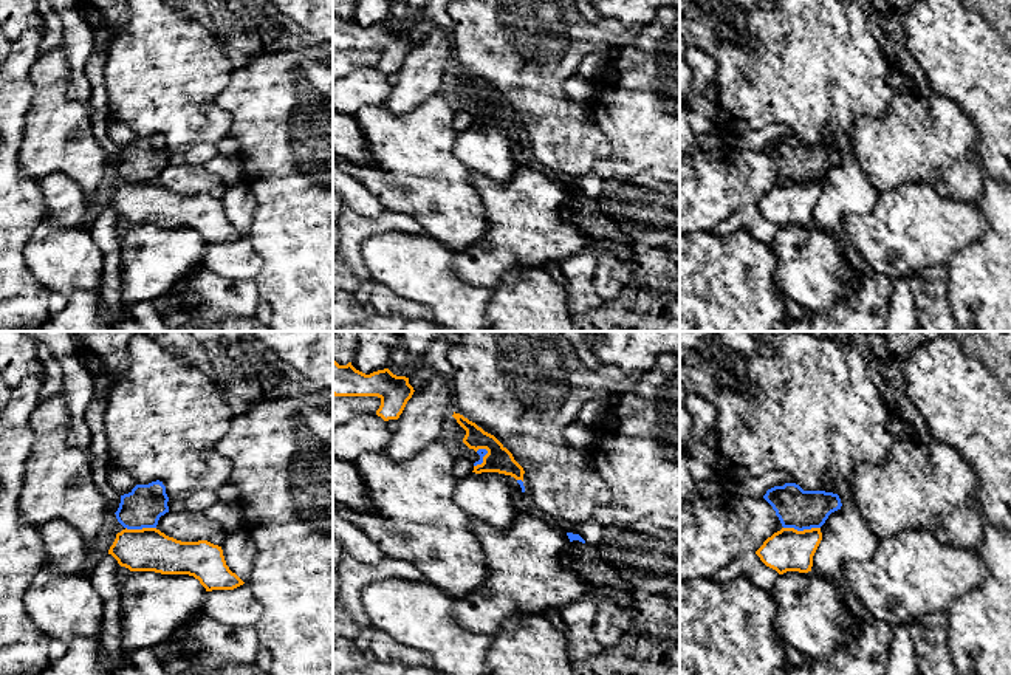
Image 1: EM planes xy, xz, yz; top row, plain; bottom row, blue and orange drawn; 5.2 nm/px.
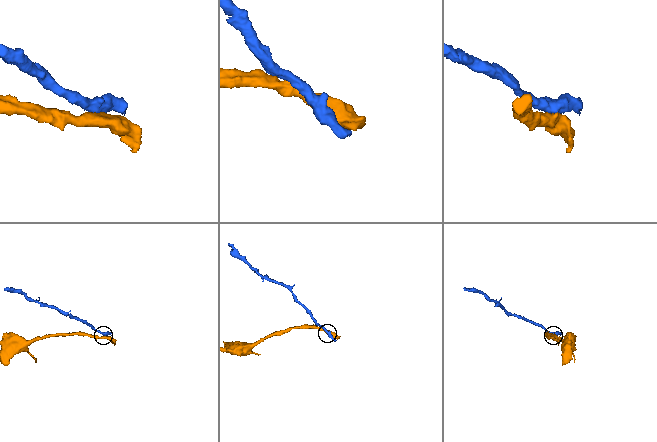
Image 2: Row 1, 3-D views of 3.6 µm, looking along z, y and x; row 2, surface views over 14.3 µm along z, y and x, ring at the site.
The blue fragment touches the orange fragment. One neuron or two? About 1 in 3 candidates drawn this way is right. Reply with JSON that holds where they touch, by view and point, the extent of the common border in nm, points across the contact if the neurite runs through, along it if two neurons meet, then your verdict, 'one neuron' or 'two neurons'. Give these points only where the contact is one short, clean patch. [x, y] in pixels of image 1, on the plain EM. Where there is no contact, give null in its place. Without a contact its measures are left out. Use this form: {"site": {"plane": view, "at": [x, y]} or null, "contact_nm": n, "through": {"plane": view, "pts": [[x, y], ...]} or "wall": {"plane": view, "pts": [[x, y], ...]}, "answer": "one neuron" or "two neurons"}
{"site": {"plane": "yz", "at": [802, 183]}, "contact_nm": 190, "wall": {"plane": "yz", "pts": [[784, 180], [796, 183], [819, 181]]}, "answer": "two neurons"}

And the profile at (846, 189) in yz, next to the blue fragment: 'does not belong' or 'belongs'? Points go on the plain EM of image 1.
does not belong

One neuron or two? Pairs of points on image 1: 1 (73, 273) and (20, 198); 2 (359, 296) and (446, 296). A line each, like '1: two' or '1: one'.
1: two
2: two

